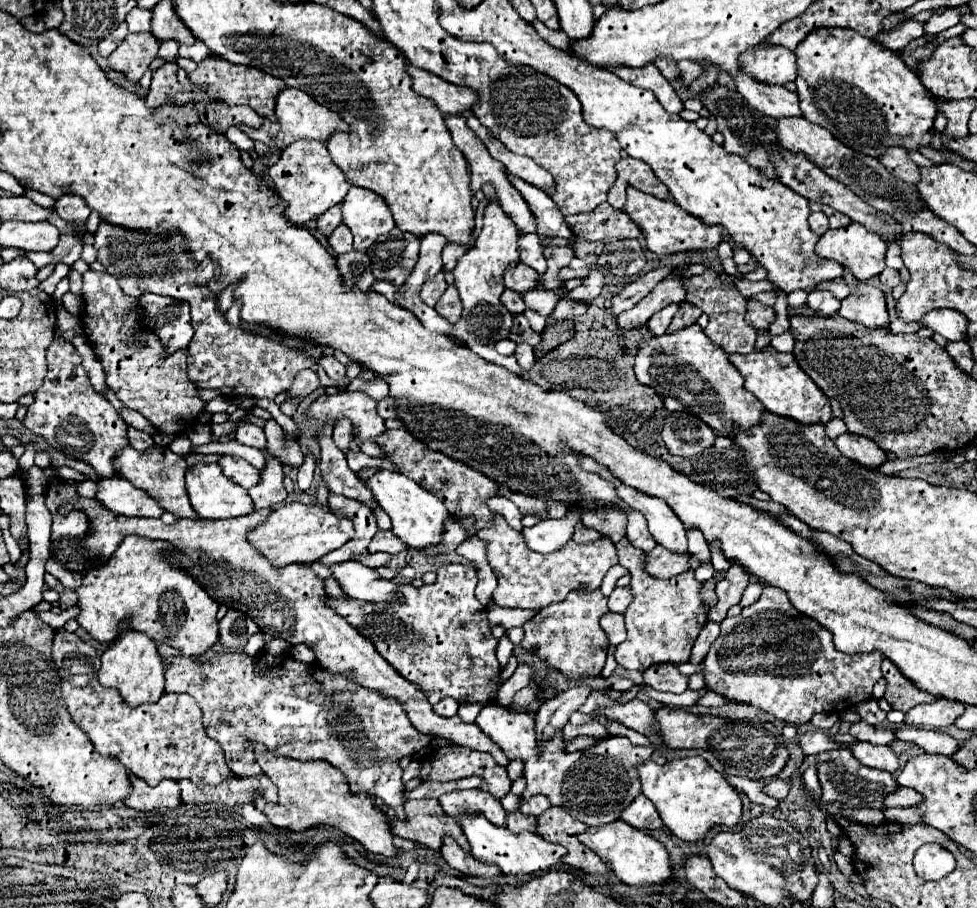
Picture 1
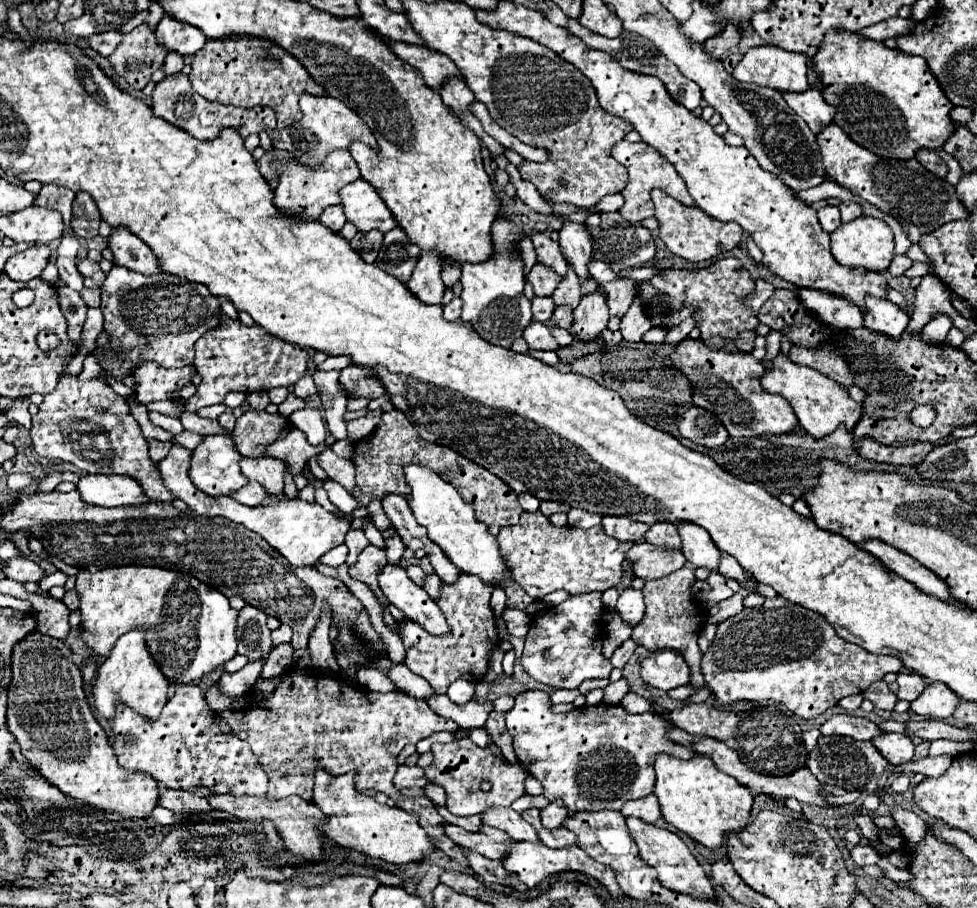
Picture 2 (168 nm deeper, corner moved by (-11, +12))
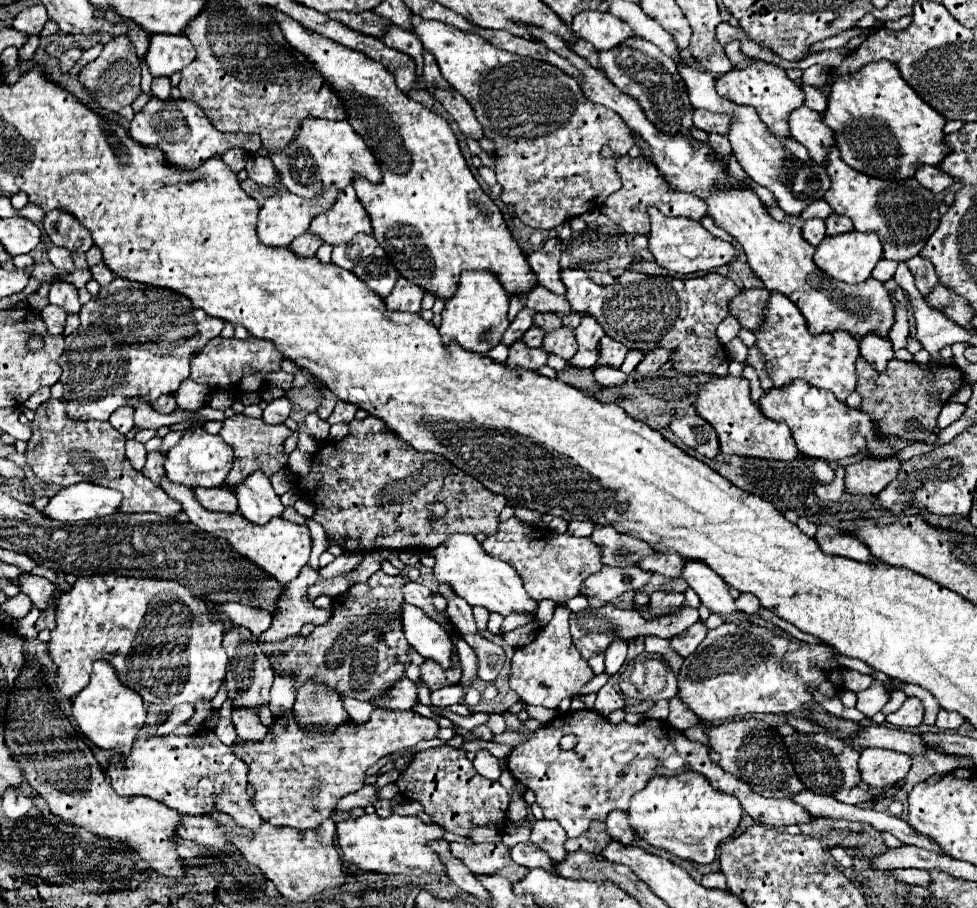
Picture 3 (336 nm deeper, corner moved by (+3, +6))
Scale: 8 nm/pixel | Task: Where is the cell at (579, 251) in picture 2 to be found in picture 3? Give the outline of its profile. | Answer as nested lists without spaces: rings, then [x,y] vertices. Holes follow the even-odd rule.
[[[561,270],[561,280],[567,288],[567,300],[575,312],[597,318],[607,336],[623,342],[627,348],[655,350],[667,348],[675,368],[681,372],[705,372],[727,376],[729,358],[715,330],[729,314],[729,300],[741,288],[721,274],[705,274],[699,278],[647,276],[641,272],[625,272],[625,284],[617,280],[613,286],[599,286],[587,278],[585,270]]]

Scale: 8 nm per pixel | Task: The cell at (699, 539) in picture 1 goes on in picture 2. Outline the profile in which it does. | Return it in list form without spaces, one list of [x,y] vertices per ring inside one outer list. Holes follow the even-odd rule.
[[[723,554],[723,562],[719,564],[719,572],[725,576],[725,578],[733,578],[737,580],[743,588],[747,588],[749,592],[759,592],[757,590],[757,582],[751,580],[751,576],[739,566],[739,562],[735,562],[735,558],[729,558],[727,554]]]

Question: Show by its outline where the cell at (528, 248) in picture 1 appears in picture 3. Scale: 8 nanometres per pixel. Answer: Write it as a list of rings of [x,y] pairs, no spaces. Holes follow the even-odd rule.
[[[549,238],[539,250],[527,256],[527,262],[537,276],[537,282],[555,294],[565,294],[565,286],[559,278],[559,254],[561,254],[561,240]]]

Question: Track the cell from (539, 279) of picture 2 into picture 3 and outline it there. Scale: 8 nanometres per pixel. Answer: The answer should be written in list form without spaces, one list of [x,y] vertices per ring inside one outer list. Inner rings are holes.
[[[539,284],[523,294],[523,304],[535,312],[557,312],[563,316],[571,312],[565,296],[557,296]]]

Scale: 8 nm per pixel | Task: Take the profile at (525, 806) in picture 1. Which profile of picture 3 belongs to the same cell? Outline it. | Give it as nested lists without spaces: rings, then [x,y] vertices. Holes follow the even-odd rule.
[[[537,820],[531,832],[531,842],[537,844],[541,850],[545,850],[553,860],[563,860],[567,850],[563,848],[563,842],[567,840],[565,830],[555,820]]]

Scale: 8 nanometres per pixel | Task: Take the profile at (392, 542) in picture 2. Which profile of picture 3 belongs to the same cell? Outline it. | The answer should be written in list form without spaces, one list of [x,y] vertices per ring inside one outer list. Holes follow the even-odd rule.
[[[383,570],[375,572],[367,585],[354,584],[343,594],[333,600],[333,614],[329,622],[323,626],[317,626],[309,636],[291,636],[283,640],[281,644],[269,644],[265,646],[265,654],[271,658],[271,664],[277,666],[283,672],[293,672],[297,676],[297,686],[301,686],[307,678],[315,678],[317,682],[327,684],[329,688],[337,690],[339,694],[353,696],[357,700],[371,700],[377,698],[383,690],[387,690],[403,672],[407,660],[407,646],[401,632],[401,586],[405,580],[401,576],[389,576]]]

